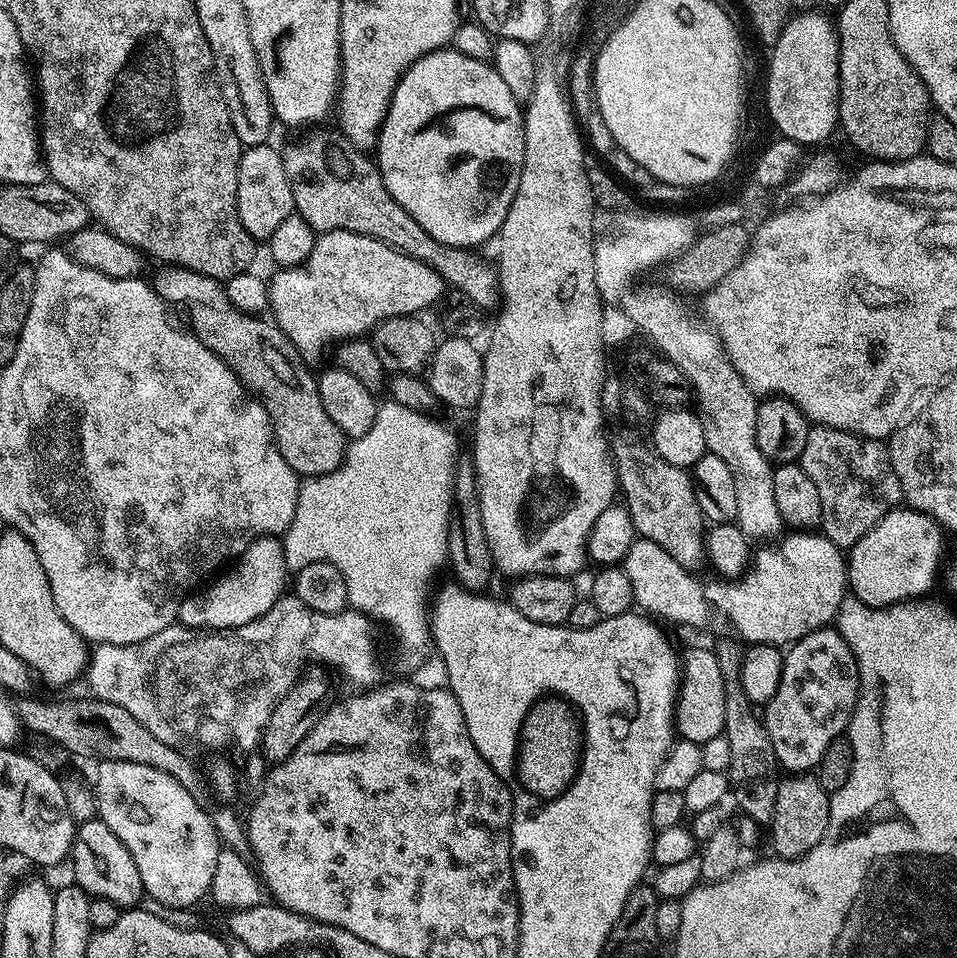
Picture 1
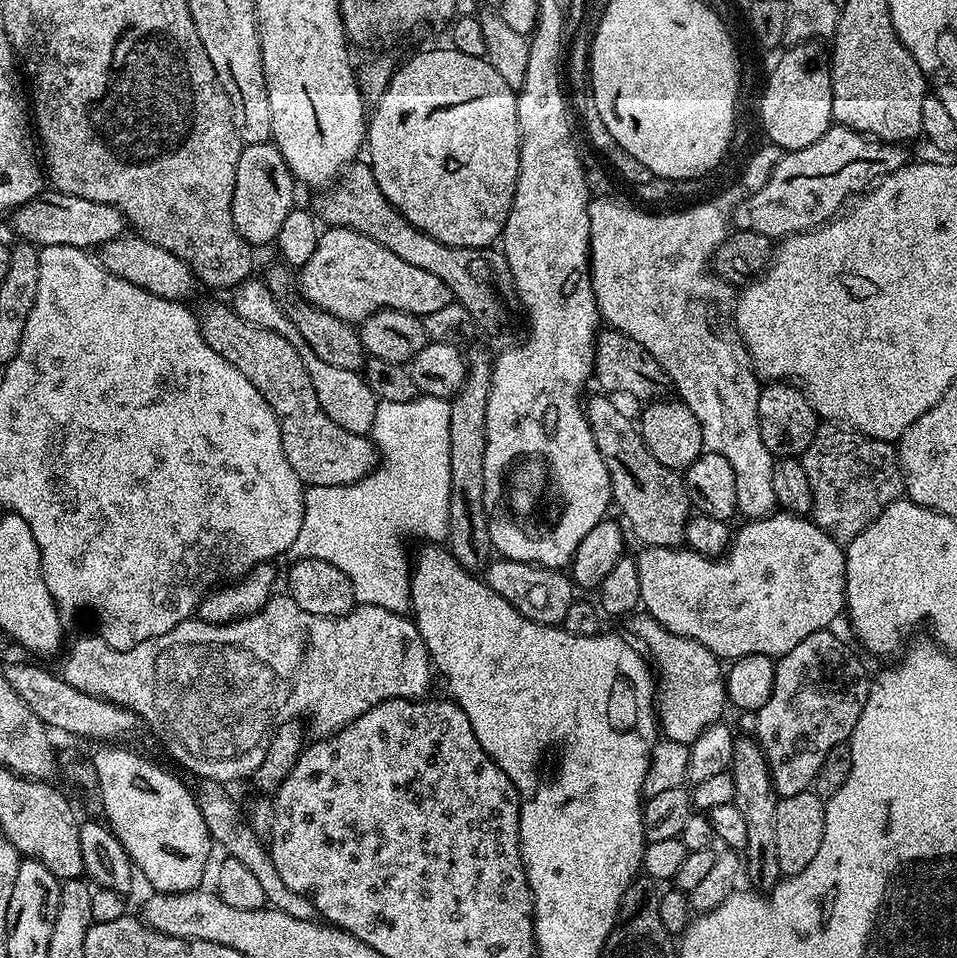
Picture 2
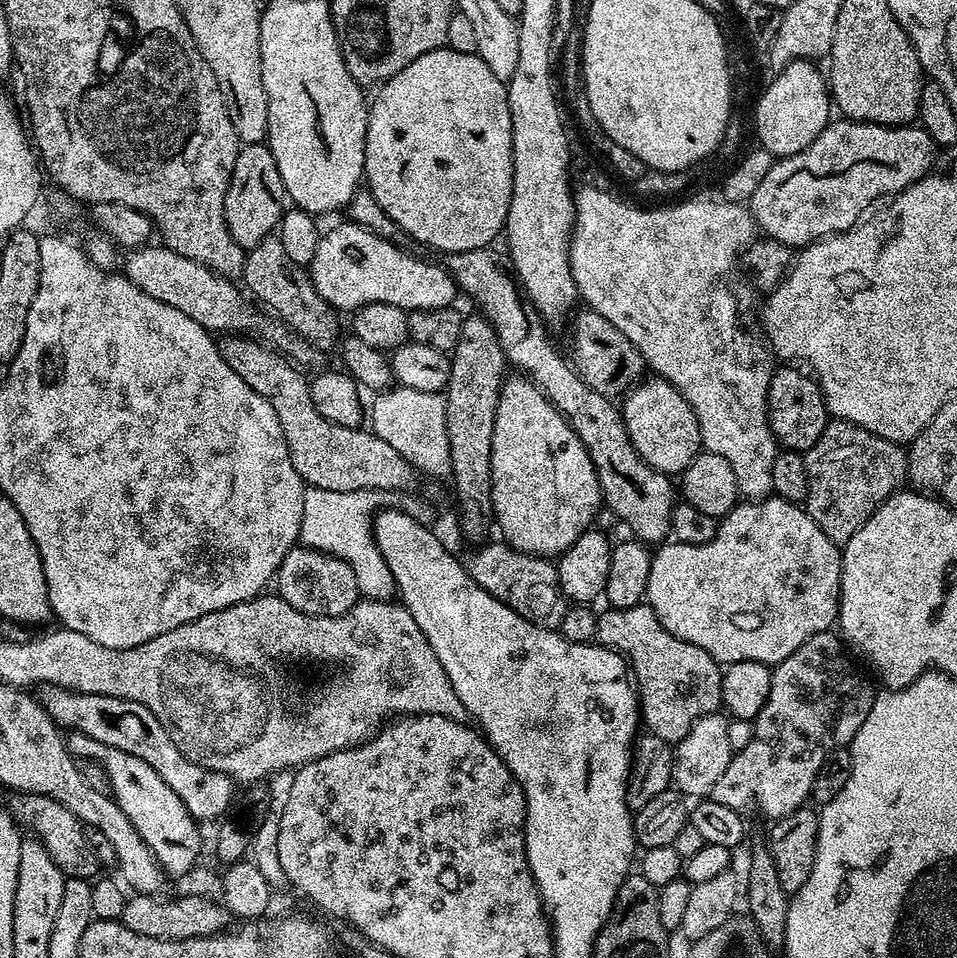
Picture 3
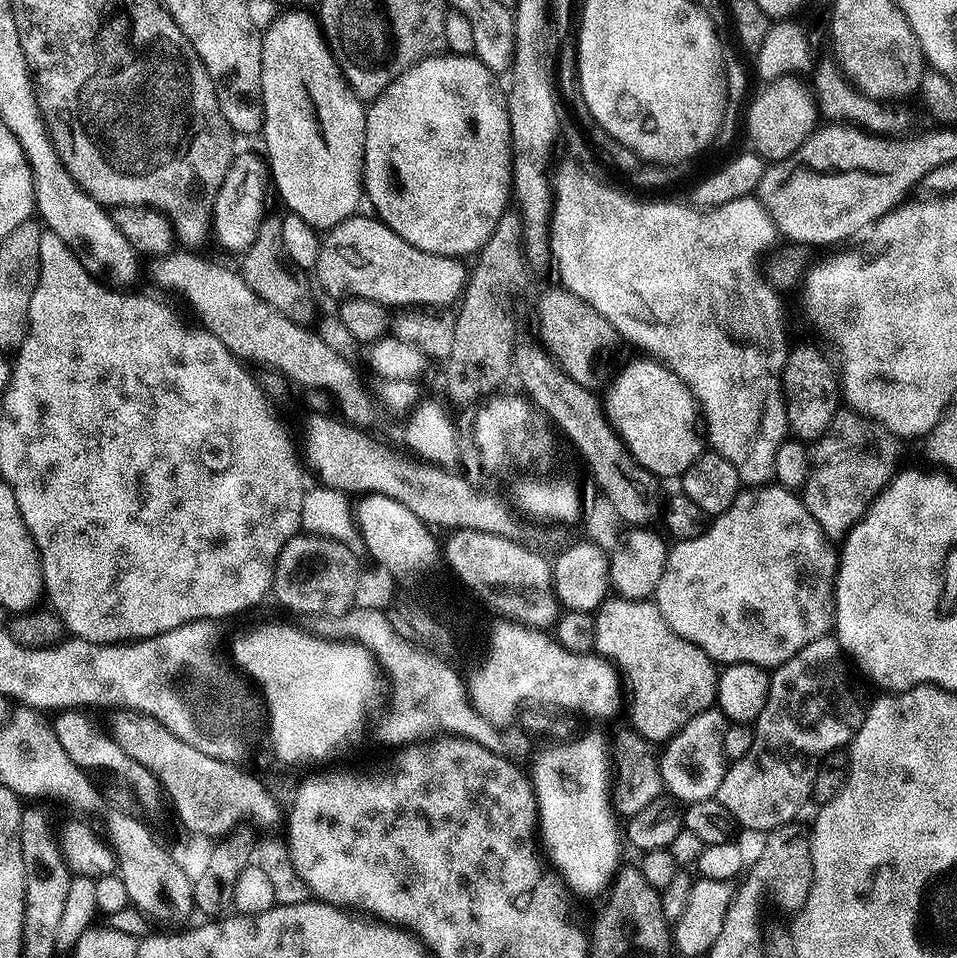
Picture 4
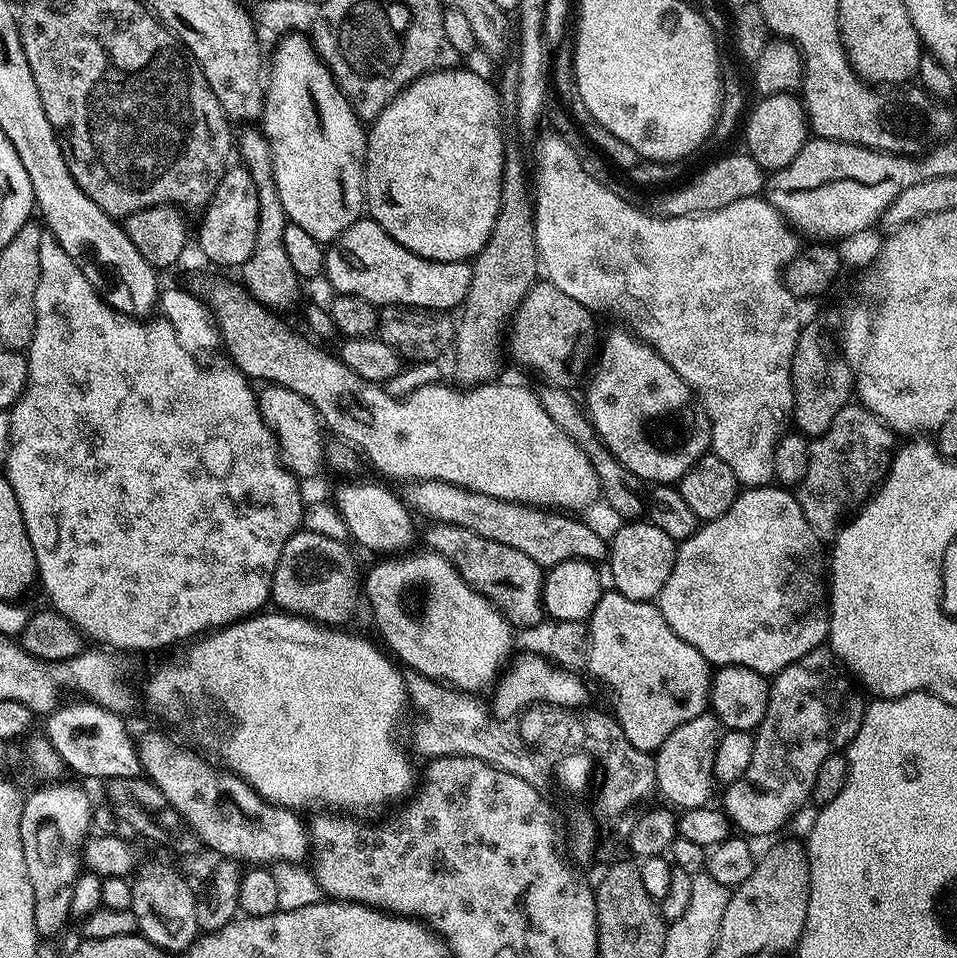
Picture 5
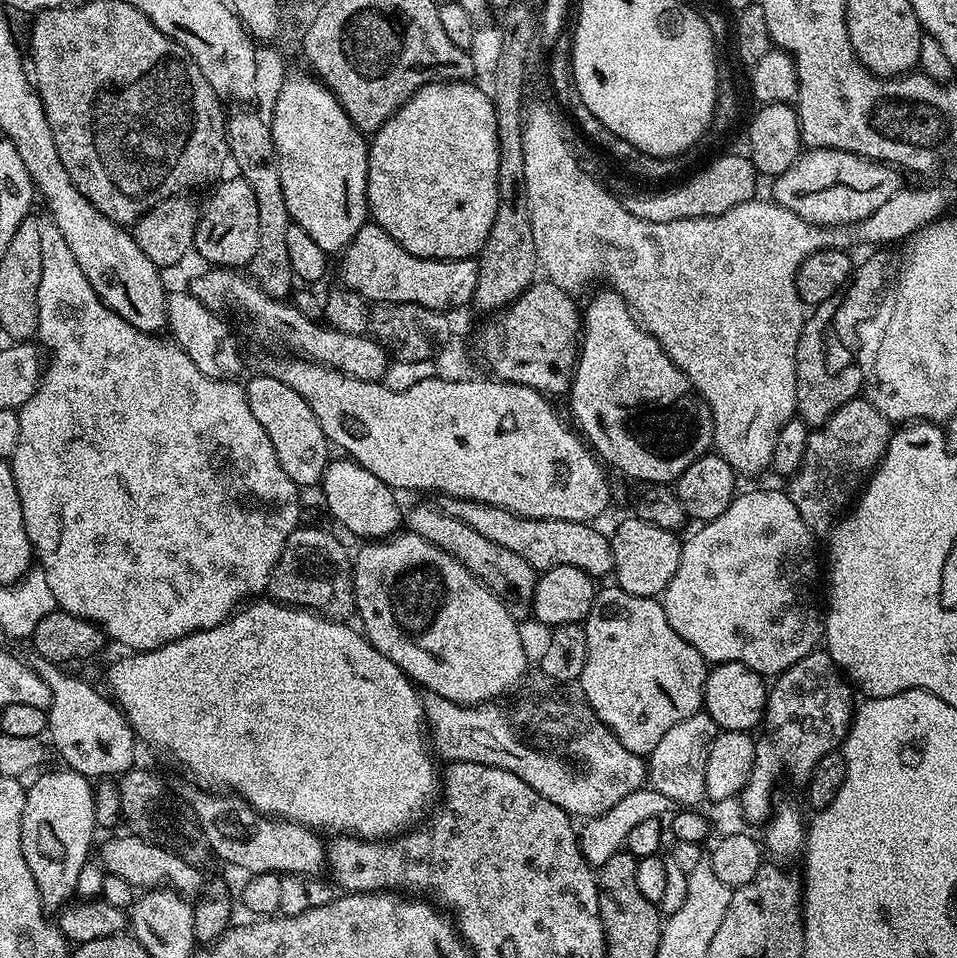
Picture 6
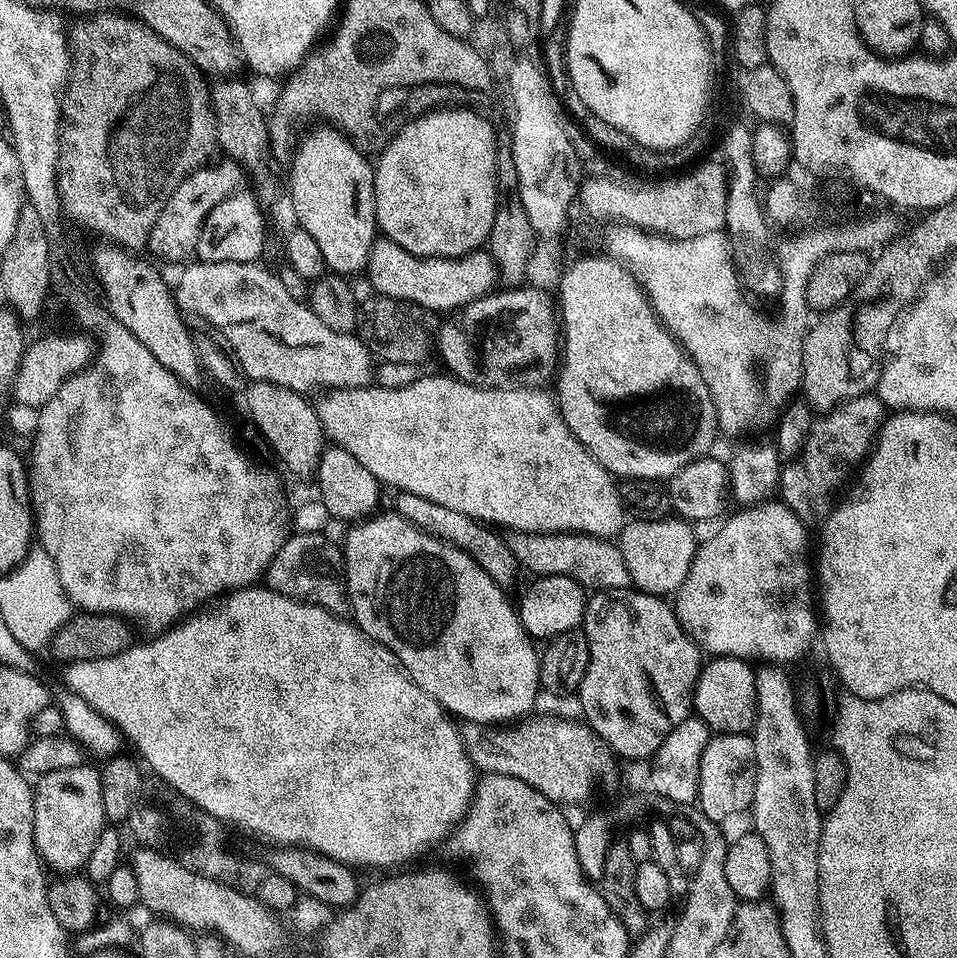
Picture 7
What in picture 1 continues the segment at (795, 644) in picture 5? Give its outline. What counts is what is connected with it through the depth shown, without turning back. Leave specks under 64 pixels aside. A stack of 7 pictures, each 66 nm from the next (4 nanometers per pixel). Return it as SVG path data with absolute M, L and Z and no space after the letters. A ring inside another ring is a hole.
M796 530L777 544L768 542L765 548L755 549L750 567L743 576L728 580L716 590L714 604L730 622L743 643L774 645L786 648L808 633L827 627L840 610L848 592L848 565L845 553L834 542L812 530ZM638 538L628 551L626 571L634 586L636 604L649 617L661 621L673 620L676 624L700 624L704 620L704 588L700 580L689 569L683 568L662 546ZM644 608L645 609L644 609ZM656 616L661 616L656 617ZM664 619L664 620L663 620Z

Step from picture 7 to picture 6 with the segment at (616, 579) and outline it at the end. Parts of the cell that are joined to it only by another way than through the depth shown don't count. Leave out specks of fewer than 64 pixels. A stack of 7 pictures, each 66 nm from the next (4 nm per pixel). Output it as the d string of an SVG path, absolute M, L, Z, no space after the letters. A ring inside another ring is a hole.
M448 498L443 501L442 510L462 522L466 522L482 538L514 551L529 562L537 572L553 569L554 566L578 566L593 578L609 575L612 572L613 552L609 537L596 530L591 523L566 519L530 519L518 516L502 507L483 504L477 500L457 500Z

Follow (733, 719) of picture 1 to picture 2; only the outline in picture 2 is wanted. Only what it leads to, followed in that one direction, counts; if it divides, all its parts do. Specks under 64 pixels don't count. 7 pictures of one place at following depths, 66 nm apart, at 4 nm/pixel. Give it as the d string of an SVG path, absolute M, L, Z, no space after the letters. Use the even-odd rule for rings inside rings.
M748 734L736 736L732 755L732 800L742 810L746 822L746 846L742 849L742 864L746 869L746 880L761 894L767 894L780 883L782 873L778 866L778 795L772 781L771 767L767 754L759 741Z

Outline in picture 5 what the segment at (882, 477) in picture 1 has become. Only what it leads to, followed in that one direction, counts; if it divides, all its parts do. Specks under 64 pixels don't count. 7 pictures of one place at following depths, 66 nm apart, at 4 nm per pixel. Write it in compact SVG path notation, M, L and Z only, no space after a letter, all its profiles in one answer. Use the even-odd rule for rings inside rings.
M849 402L838 410L838 414L834 414L834 422L830 422L828 429L809 443L810 466L806 466L806 478L798 486L798 499L810 526L821 537L835 537L841 525L859 512L868 503L873 492L883 484L898 448L895 439L897 437L892 429L882 423L880 417L859 402Z

